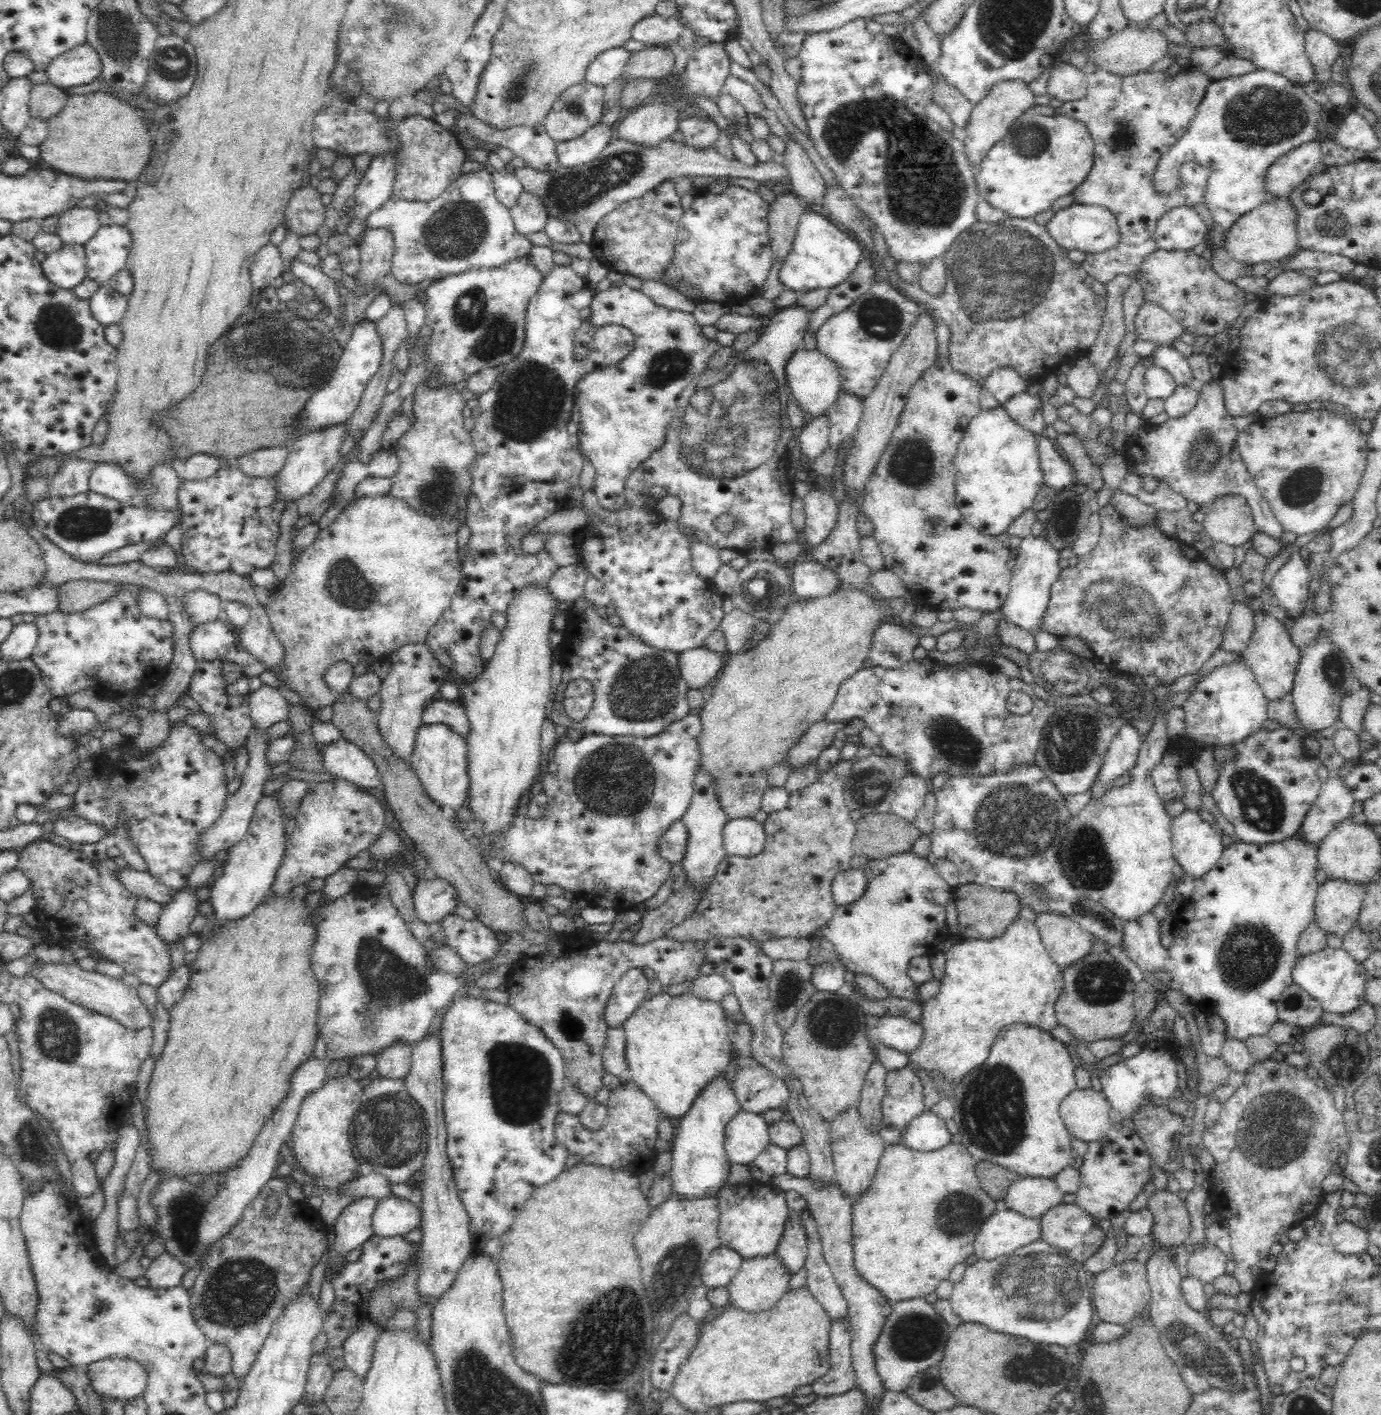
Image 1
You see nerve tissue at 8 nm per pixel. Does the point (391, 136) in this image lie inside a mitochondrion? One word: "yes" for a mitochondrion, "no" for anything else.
yes

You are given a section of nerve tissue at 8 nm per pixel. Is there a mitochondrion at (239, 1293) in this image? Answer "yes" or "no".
yes

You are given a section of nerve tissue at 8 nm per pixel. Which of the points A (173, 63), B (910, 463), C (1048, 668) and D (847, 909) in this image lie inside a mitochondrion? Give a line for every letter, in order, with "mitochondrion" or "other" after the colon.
A: mitochondrion
B: mitochondrion
C: mitochondrion
D: other

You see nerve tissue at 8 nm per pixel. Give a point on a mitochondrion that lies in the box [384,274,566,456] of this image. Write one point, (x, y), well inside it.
(496, 334)

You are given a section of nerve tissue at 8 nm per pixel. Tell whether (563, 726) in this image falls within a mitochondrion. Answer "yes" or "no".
no

